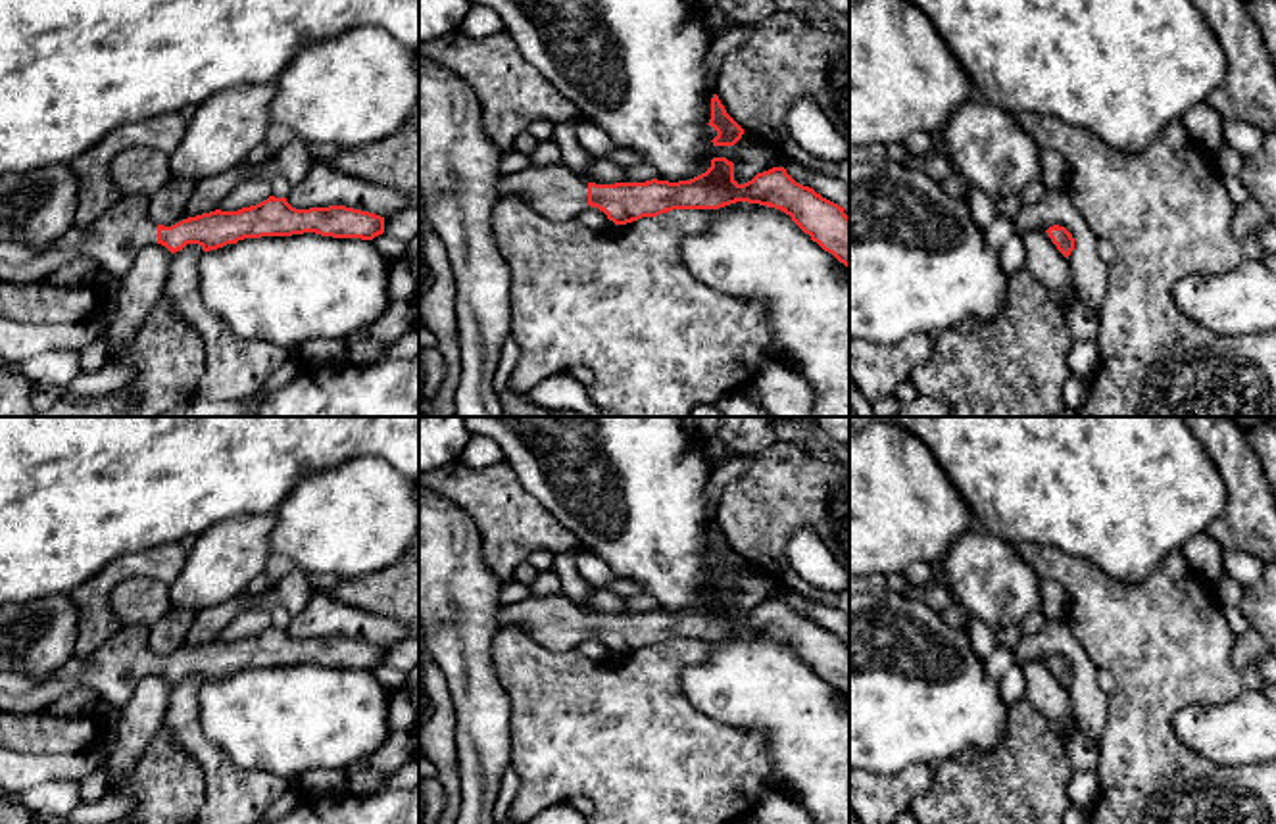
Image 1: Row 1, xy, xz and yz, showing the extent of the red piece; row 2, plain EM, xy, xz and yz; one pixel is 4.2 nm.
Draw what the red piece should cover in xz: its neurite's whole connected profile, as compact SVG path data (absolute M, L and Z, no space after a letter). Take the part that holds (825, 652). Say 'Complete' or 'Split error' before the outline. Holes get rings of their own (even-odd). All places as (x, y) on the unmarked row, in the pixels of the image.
Split error. M713 588L711 597L690 611L669 613L651 609L646 613L596 615L586 613L563 594L538 595L503 605L498 611L498 626L500 630L519 626L527 630L538 645L553 653L575 651L590 636L603 642L615 655L626 655L642 647L657 647L673 640L719 640L736 632L769 636L790 645L813 672L849 699L849 647L844 643L844 638L822 628L813 618L796 613L784 597L773 597L738 615L734 611L734 594L726 588Z

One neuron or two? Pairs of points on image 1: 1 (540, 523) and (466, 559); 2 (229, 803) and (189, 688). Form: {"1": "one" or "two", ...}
{"1": "two", "2": "one"}

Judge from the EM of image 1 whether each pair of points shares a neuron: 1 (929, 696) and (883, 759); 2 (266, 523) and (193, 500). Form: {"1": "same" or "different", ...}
{"1": "same", "2": "different"}

